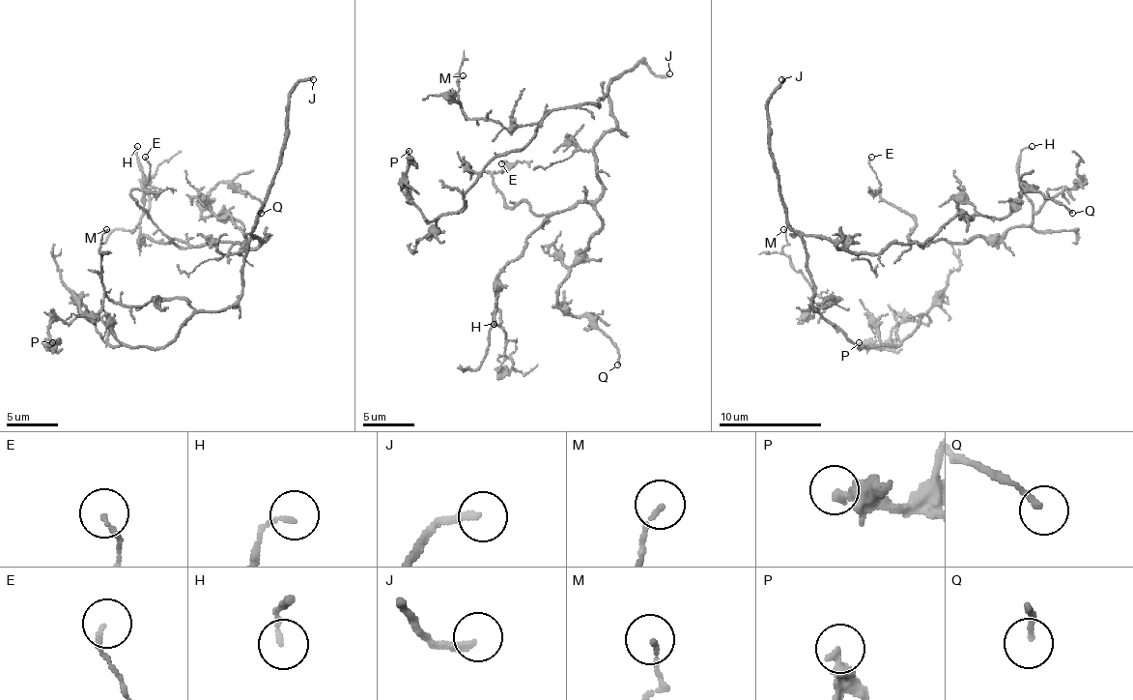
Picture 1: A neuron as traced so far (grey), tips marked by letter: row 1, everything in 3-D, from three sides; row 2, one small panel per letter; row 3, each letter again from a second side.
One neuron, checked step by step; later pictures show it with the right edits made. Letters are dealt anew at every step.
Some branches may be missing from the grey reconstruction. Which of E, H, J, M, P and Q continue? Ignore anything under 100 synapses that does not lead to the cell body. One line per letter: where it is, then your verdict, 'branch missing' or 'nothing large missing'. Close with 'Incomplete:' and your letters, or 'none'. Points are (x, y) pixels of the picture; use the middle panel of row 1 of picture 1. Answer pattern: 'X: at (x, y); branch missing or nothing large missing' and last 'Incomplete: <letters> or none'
E: at (501, 163); nothing large missing
H: at (494, 324); nothing large missing
J: at (669, 73); branch missing
M: at (463, 75); nothing large missing
P: at (409, 151); nothing large missing
Q: at (617, 364); nothing large missing
Incomplete: J

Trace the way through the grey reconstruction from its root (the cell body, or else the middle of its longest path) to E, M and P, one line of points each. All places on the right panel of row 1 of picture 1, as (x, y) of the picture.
E: (809, 237), (856, 254), (907, 242), (923, 247), (910, 239), (915, 221), (879, 195), (871, 157)
M: (809, 237), (805, 249), (814, 311), (828, 299), (835, 301), (828, 306), (794, 268), (783, 252), (783, 229)
P: (809, 237), (812, 308), (859, 347), (899, 345), (923, 314), (928, 319), (902, 319), (879, 347), (859, 342)

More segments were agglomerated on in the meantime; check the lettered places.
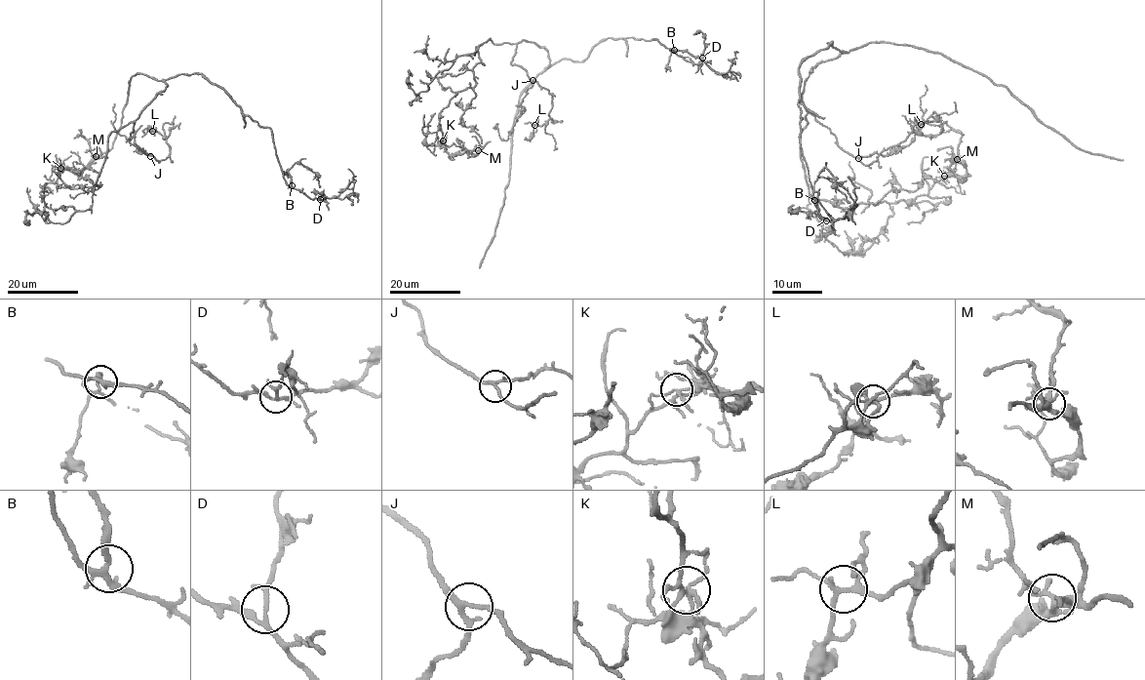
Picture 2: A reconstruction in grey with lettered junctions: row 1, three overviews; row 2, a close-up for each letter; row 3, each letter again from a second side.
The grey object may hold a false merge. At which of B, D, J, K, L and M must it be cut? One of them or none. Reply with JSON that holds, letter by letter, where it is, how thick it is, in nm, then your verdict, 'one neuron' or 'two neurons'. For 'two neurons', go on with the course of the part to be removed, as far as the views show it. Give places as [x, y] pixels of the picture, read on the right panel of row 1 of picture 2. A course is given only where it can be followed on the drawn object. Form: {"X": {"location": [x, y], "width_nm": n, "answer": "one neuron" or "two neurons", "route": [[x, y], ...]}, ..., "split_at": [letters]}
{"B": {"location": [814, 200], "width_nm": 220, "answer": "one neuron"}, "D": {"location": [826, 220], "width_nm": 150, "answer": "one neuron"}, "J": {"location": [858, 158], "width_nm": 170, "answer": "one neuron"}, "K": {"location": [944, 176], "width_nm": 190, "answer": "two neurons", "route": [[944, 175], [965, 179], [958, 179], [966, 174], [966, 167], [958, 161], [962, 135], [954, 130], [939, 134]]}, "L": {"location": [921, 124], "width_nm": 200, "answer": "one neuron"}, "M": {"location": [957, 159], "width_nm": 280, "answer": "one neuron"}, "split_at": ["K"]}

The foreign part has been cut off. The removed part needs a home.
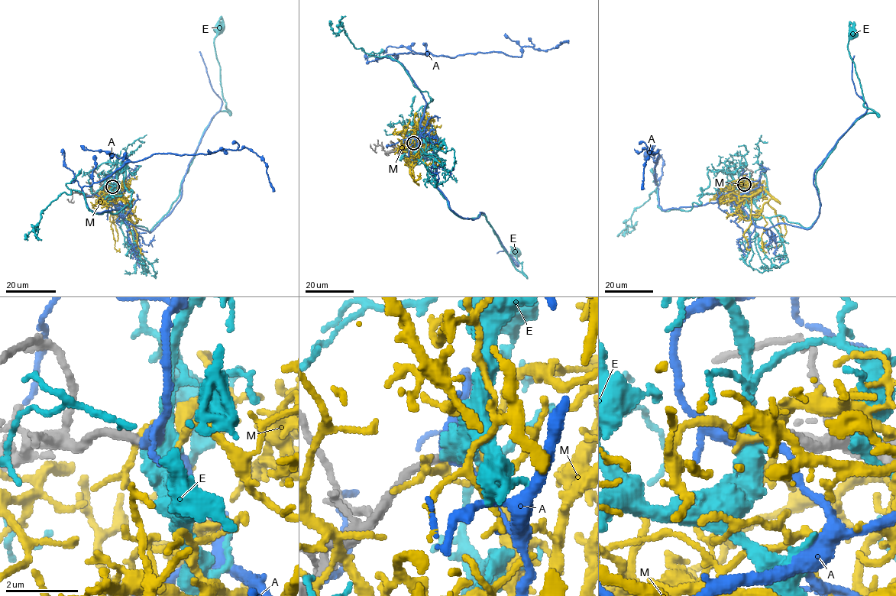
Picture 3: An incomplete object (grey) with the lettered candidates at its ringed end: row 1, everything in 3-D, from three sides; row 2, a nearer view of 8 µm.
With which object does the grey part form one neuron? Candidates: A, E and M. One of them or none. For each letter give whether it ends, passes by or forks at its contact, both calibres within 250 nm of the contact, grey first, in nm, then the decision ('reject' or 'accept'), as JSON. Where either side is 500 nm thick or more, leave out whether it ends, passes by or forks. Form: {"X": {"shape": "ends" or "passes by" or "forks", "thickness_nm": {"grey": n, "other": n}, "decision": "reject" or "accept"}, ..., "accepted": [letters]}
{"A": {"shape": "passes by", "thickness_nm": {"grey": 240, "other": 400}, "decision": "reject"}, "E": {"shape": "passes by", "thickness_nm": {"grey": 240, "other": 440}, "decision": "accept"}, "M": {"shape": "passes by", "thickness_nm": {"grey": 260, "other": 200}, "decision": "reject"}, "accepted": ["E"]}

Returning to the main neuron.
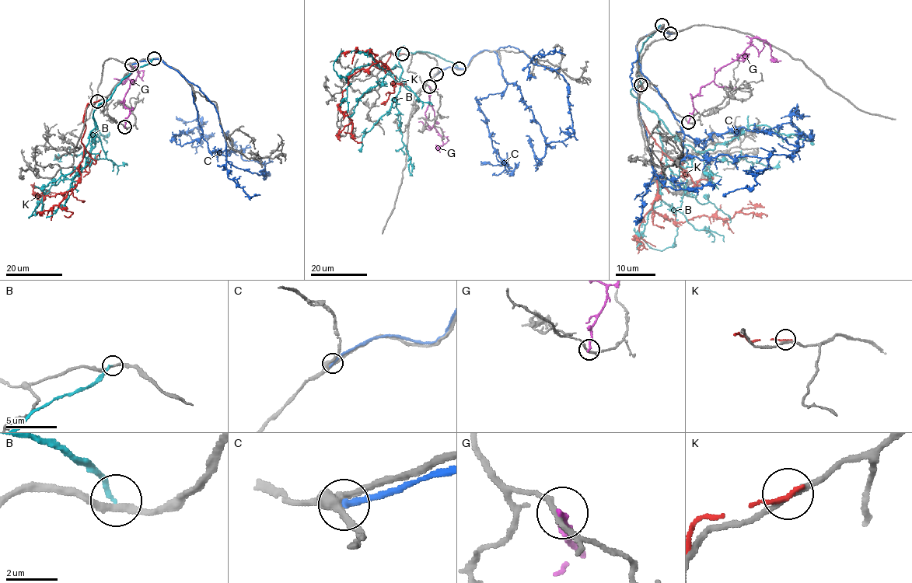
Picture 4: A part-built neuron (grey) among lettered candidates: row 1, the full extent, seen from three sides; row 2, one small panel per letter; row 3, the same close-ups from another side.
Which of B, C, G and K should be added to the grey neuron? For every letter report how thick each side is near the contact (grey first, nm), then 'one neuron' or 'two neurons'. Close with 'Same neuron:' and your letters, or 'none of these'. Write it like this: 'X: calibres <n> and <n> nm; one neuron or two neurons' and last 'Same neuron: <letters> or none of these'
B: calibres 240 and 190 nm; two neurons
C: calibres 400 and 300 nm; two neurons
G: calibres 190 and 220 nm; two neurons
K: calibres 200 and 200 nm; two neurons
Same neuron: none of these

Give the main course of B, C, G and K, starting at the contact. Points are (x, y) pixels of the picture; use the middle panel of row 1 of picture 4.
B: (459, 68), (403, 46), (400, 67), (387, 71), (361, 66), (347, 78), (333, 68), (341, 52)
C: (436, 75), (491, 50), (546, 143), (573, 131), (567, 112)
G: (429, 86), (435, 90), (428, 96), (428, 105), (435, 111), (433, 127), (445, 144), (448, 140), (442, 128)
K: (403, 53), (388, 52), (388, 68), (373, 63), (348, 77), (340, 109), (351, 120), (352, 138), (361, 141)

